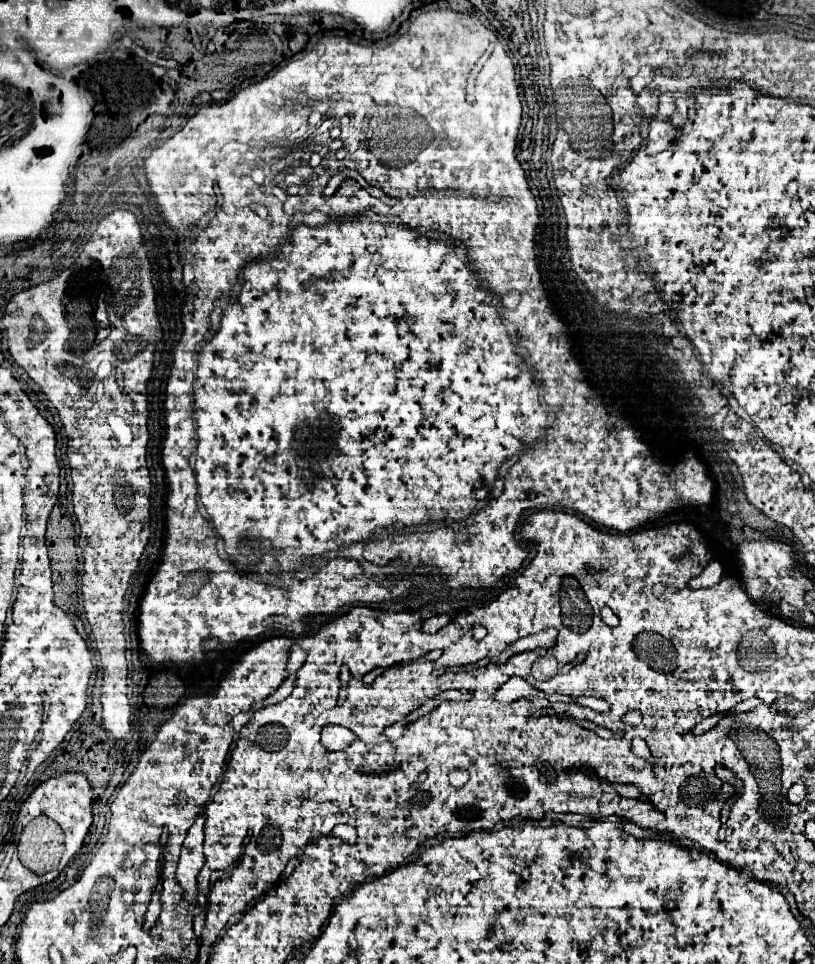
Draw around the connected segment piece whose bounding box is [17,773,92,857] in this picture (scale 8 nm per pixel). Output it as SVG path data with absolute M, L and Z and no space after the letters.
M63 773L59 777L53 777L49 781L45 781L43 785L39 785L35 789L35 793L25 801L22 805L17 817L17 822L25 827L35 817L49 817L53 819L61 831L65 833L65 853L69 851L69 857L75 857L75 853L81 849L83 839L89 831L92 823L92 807L91 807L91 787L85 779L83 773Z

